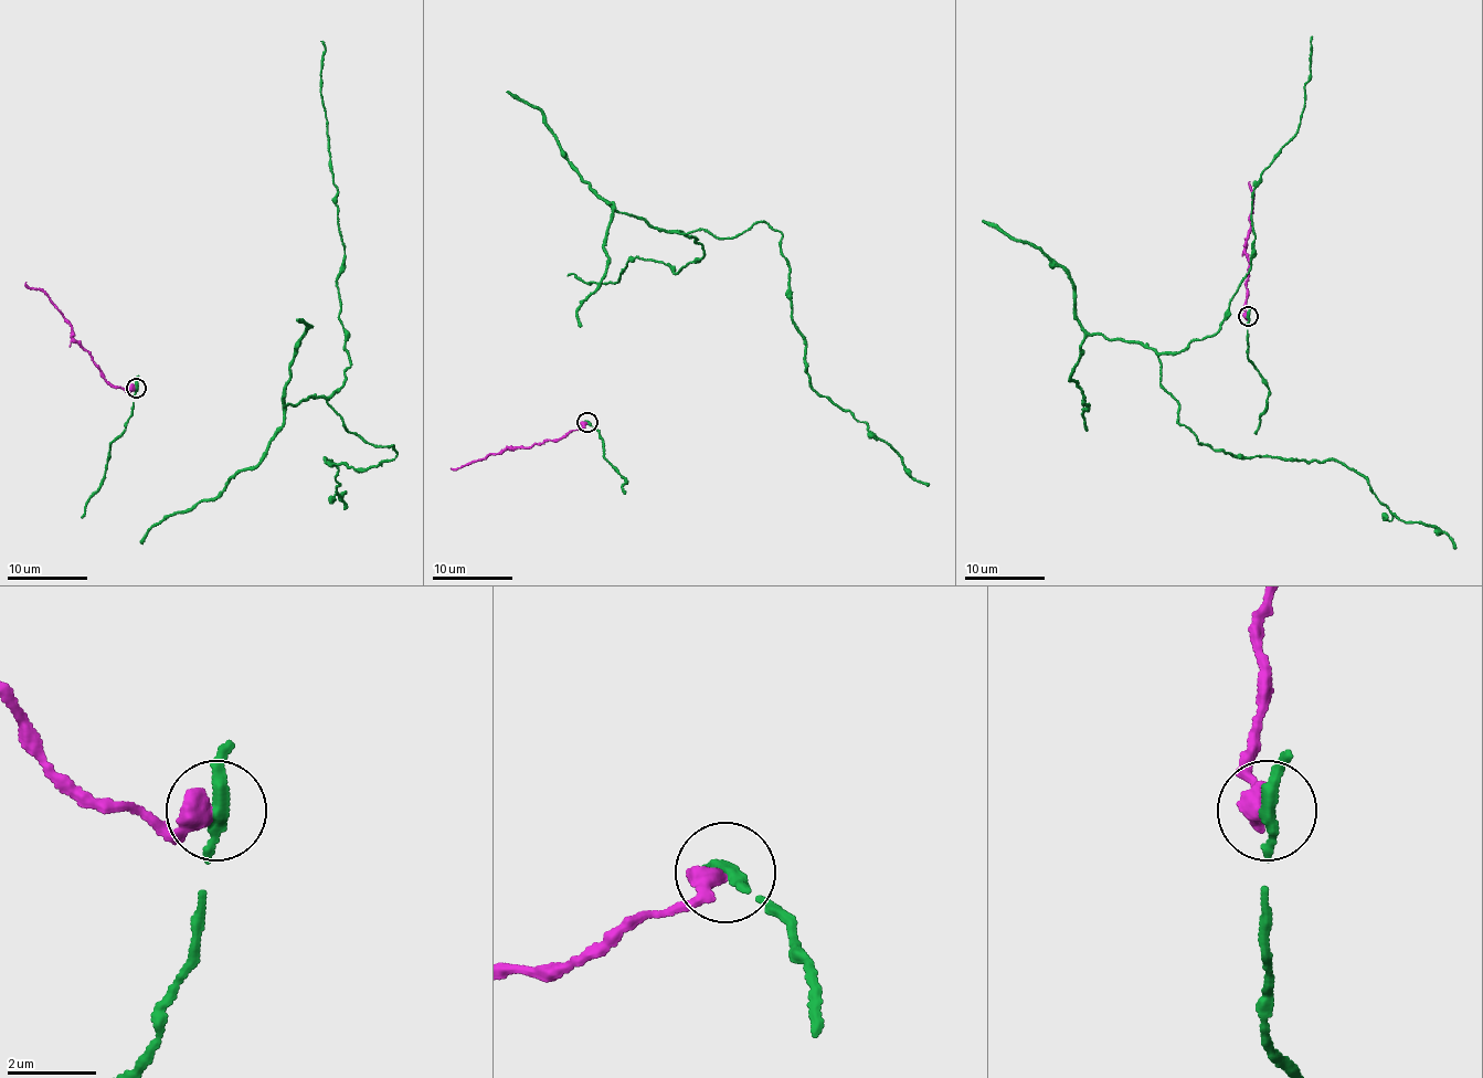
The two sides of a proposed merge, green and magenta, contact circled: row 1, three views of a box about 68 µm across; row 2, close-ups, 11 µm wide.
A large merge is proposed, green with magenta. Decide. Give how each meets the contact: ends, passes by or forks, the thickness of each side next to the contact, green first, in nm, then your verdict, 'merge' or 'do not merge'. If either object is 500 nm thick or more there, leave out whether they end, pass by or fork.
green ends; magenta ends; calibres 360 and 480 nm; do not merge

